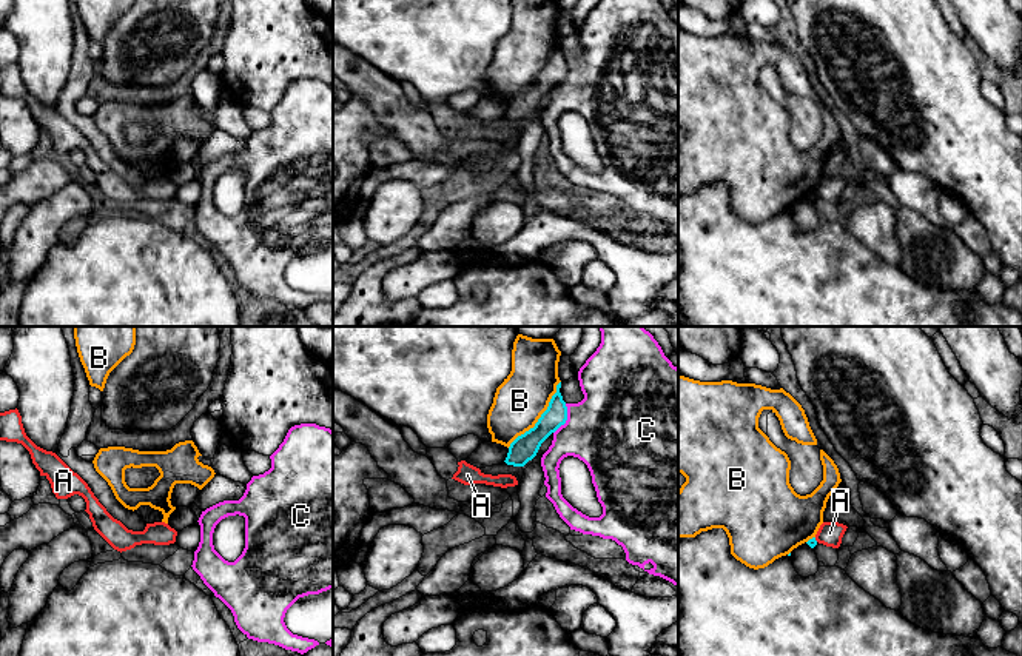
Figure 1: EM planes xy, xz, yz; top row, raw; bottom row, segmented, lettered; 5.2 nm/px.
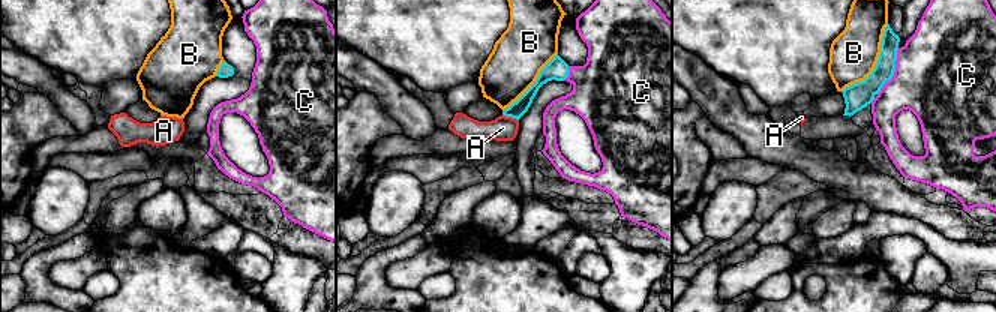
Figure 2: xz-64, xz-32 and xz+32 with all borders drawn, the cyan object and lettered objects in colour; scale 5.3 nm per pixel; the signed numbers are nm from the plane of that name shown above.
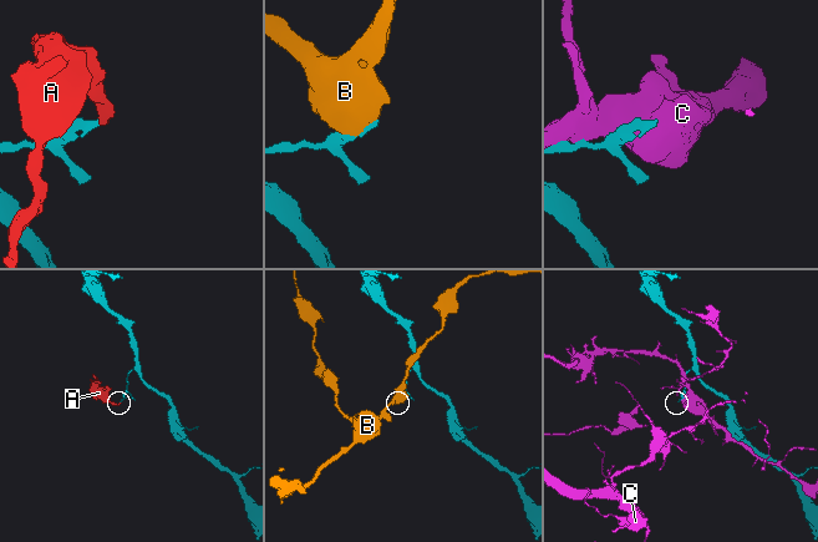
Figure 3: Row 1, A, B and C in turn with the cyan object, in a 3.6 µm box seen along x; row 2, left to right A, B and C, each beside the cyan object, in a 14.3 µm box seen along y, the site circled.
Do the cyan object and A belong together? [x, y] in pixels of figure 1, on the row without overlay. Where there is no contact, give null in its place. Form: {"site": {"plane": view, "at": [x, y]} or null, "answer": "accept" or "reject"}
{"site": {"plane": "yz", "at": [814, 194]}, "answer": "reject"}

